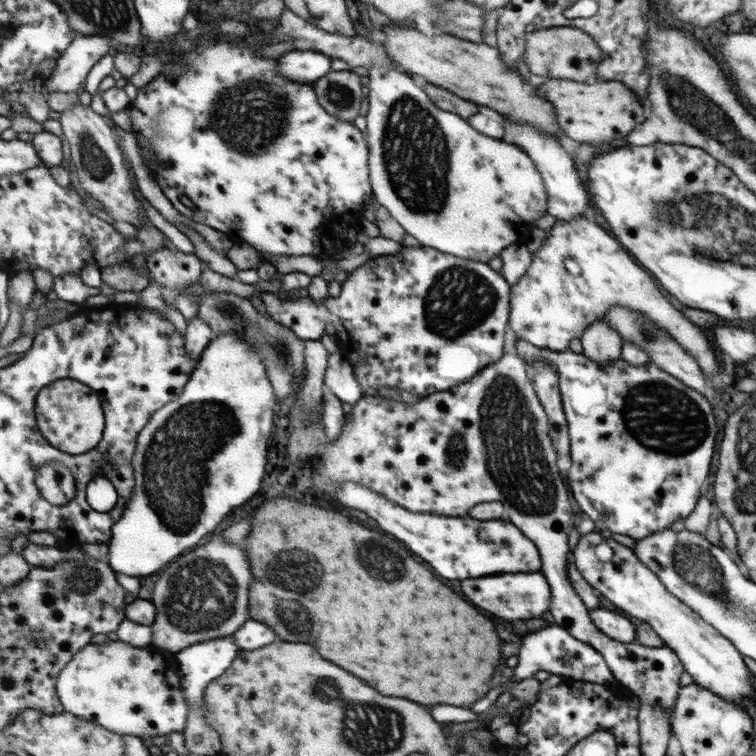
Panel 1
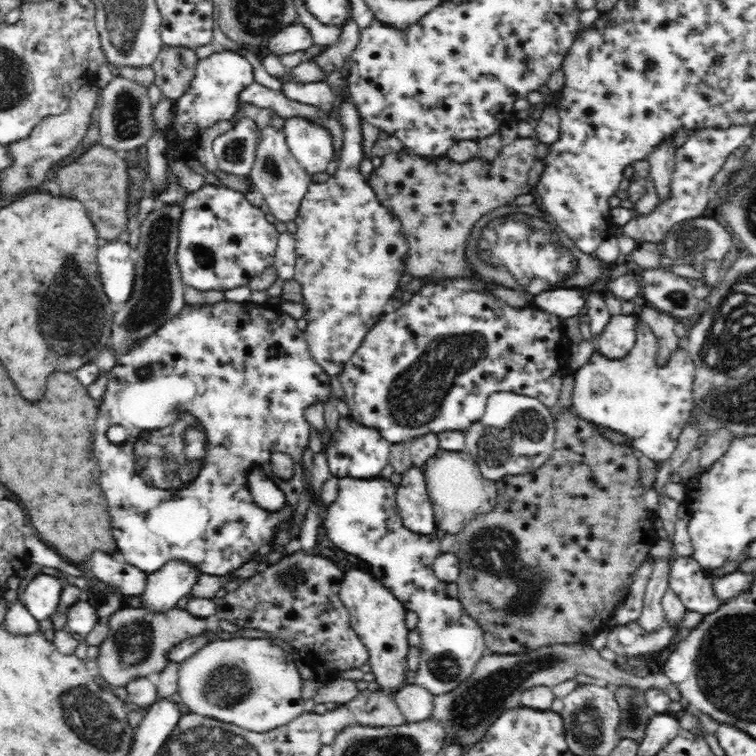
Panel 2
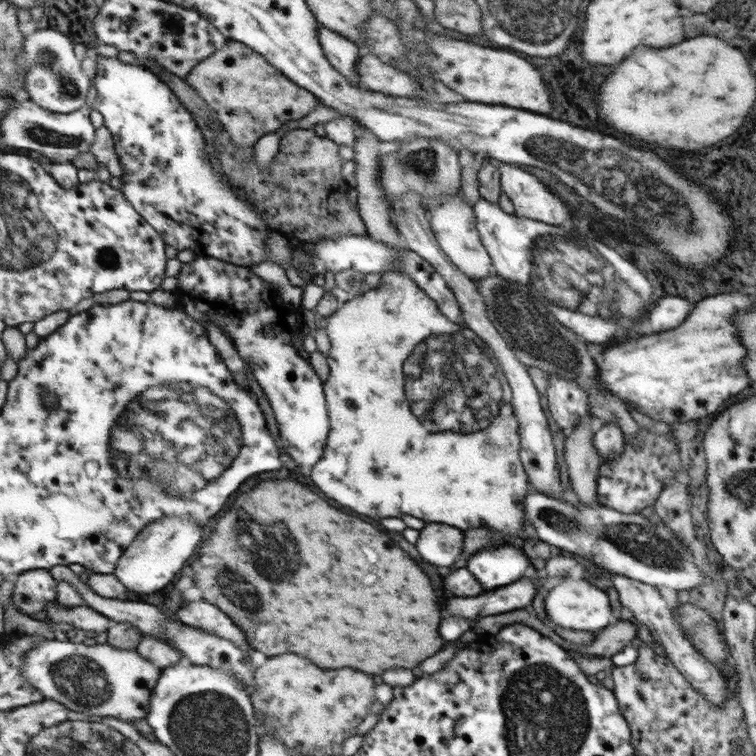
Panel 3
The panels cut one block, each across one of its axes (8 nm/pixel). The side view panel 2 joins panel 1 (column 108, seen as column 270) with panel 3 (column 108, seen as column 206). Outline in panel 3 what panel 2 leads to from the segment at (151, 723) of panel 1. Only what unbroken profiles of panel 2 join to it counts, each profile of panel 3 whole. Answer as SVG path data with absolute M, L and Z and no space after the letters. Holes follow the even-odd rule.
M45 639L34 643L33 649L25 655L23 674L29 684L44 694L46 700L55 700L77 712L93 714L93 718L113 716L134 723L135 720L146 719L151 712L152 695L161 679L162 668L141 656L137 649L113 648L107 643L87 646L82 643L73 644L73 642Z

